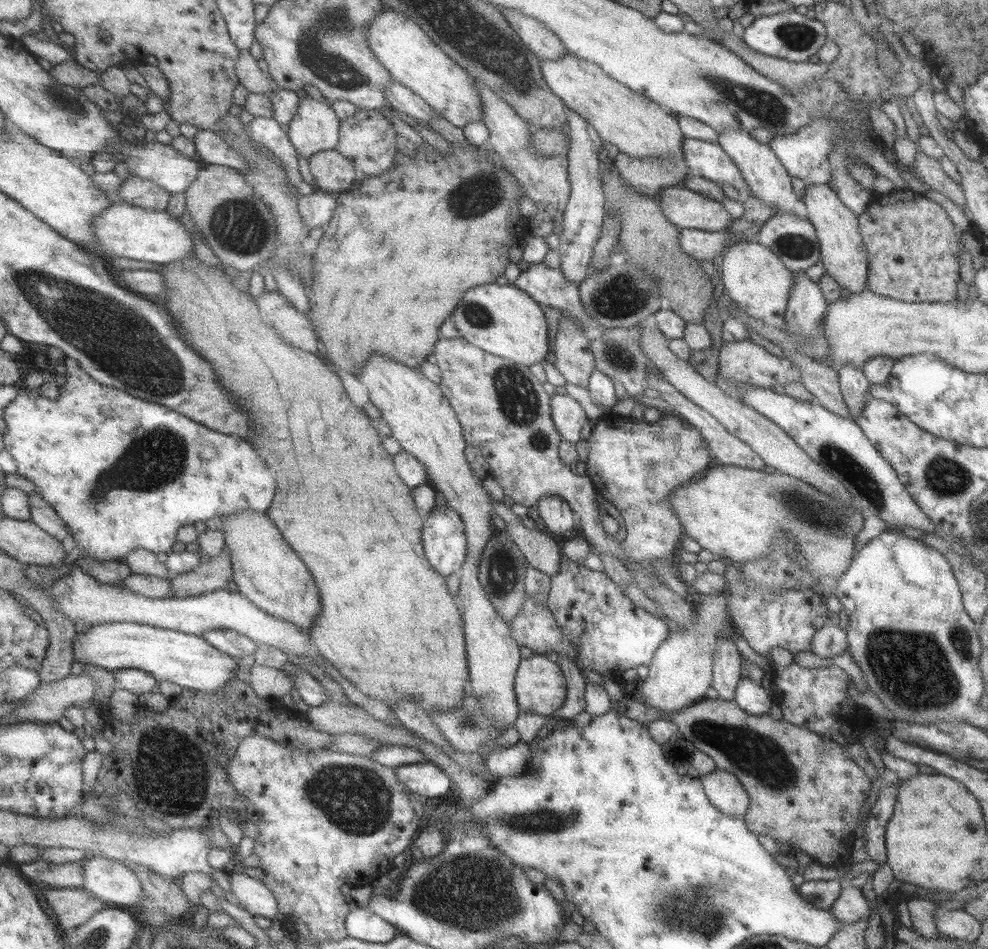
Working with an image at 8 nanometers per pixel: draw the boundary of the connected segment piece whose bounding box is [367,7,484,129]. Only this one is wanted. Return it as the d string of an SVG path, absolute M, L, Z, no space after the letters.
M388 7L369 24L367 32L370 49L378 55L393 78L415 90L441 116L462 129L475 120L483 120L482 97L477 79L432 40L421 24L403 12Z

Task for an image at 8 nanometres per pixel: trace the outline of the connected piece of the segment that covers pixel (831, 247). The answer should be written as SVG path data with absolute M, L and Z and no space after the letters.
M811 178L802 199L807 208L807 219L815 228L821 246L821 260L827 273L831 274L842 288L847 288L852 293L868 289L868 253L860 232L859 216L839 199L826 181Z

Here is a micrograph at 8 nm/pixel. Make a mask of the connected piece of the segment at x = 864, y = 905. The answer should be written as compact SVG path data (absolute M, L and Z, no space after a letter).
M845 884L842 894L828 909L838 923L848 925L864 917L870 917L872 911L868 907L868 899L861 890Z

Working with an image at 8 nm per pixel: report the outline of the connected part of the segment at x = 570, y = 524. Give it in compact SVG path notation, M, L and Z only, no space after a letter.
M547 496L539 504L546 528L557 535L566 535L576 528L576 513L572 505L561 496Z

